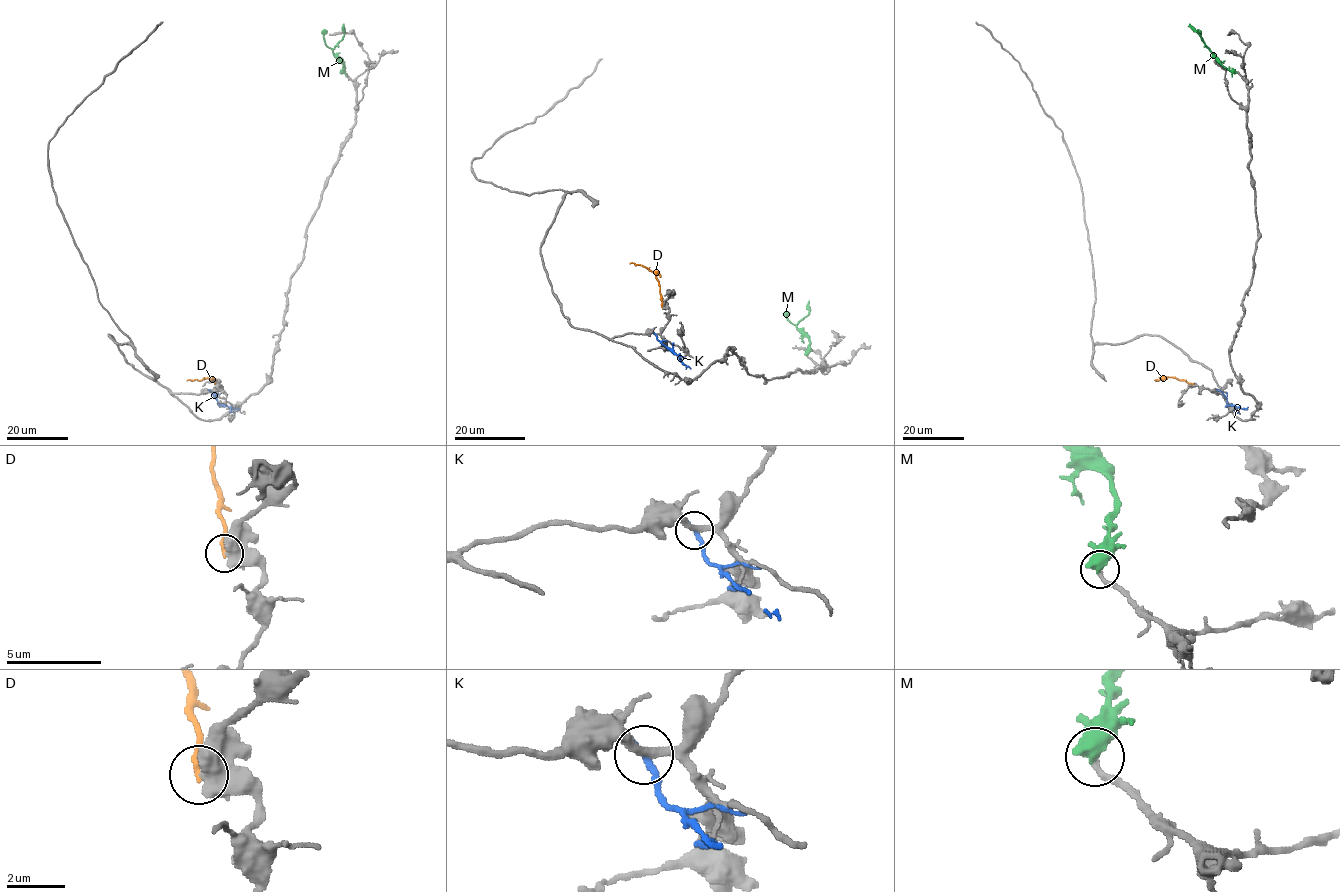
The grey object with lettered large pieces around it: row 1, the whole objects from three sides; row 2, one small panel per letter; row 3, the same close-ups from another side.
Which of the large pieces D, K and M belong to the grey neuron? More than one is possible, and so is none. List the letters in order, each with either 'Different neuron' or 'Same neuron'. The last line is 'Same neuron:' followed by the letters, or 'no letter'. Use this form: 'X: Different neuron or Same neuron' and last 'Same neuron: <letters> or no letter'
D: Different neuron
K: Different neuron
M: Same neuron
Same neuron: M

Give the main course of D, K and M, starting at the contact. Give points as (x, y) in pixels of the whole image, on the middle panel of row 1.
D: (661, 307), (656, 276), (646, 268), (630, 263)
K: (655, 334), (691, 368)
M: (807, 355), (809, 338), (796, 326), (809, 314), (808, 302)

